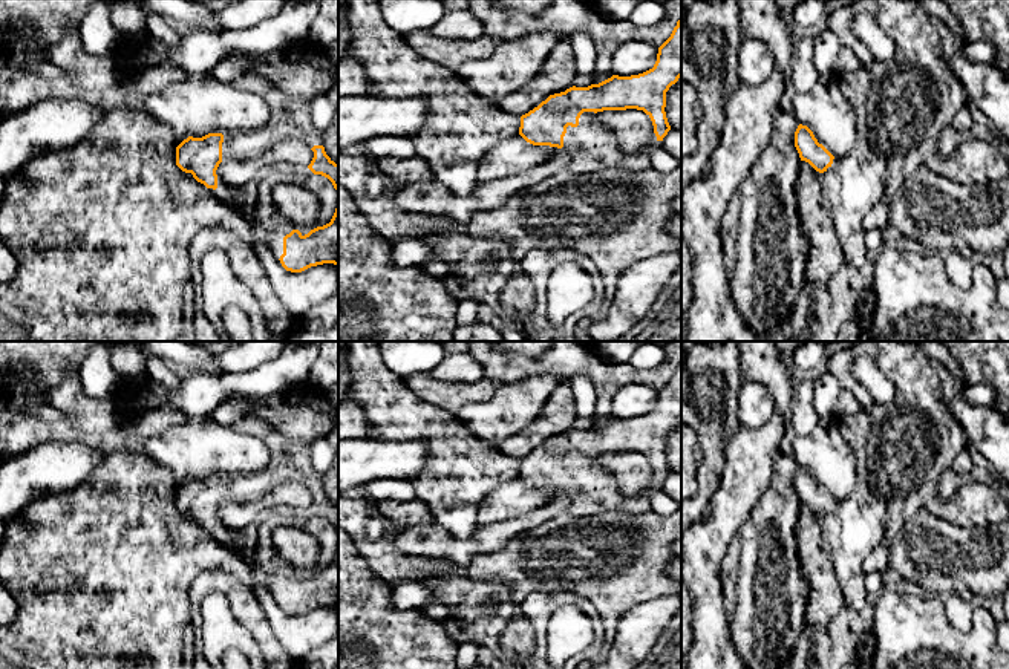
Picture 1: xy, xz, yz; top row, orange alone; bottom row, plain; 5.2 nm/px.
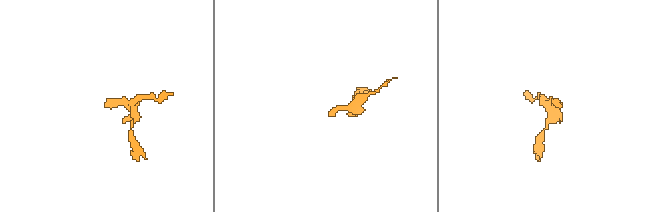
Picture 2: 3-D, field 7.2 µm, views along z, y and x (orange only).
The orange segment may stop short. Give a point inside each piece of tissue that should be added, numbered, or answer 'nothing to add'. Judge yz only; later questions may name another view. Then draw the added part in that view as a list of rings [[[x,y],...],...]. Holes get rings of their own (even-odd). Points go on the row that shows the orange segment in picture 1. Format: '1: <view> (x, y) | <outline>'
1: yz (855, 184) | [[[865,67],[838,77],[844,98],[856,115],[857,138],[845,158],[833,159],[824,171],[816,171],[824,194],[830,201],[833,222],[845,253],[845,265],[867,262],[864,217],[887,196],[887,162],[868,139],[868,93],[871,75]]]

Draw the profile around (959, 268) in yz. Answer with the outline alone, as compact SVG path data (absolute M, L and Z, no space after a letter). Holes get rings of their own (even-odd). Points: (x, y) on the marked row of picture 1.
M949 251L943 254L948 277L960 288L968 288L972 282L972 266L975 260L966 259L962 253Z

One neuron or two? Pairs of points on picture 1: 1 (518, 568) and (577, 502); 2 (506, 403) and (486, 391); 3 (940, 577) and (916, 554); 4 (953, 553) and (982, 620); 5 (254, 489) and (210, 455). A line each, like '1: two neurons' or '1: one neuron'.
1: two neurons
2: two neurons
3: one neuron
4: two neurons
5: two neurons

